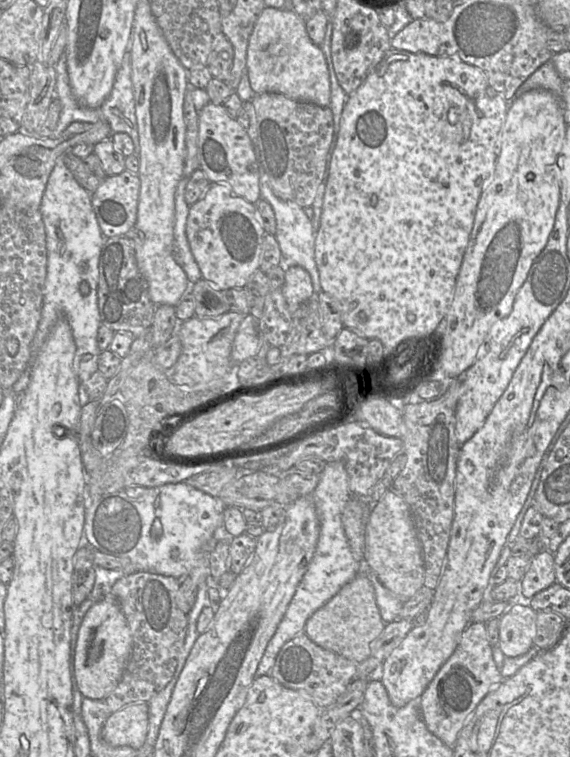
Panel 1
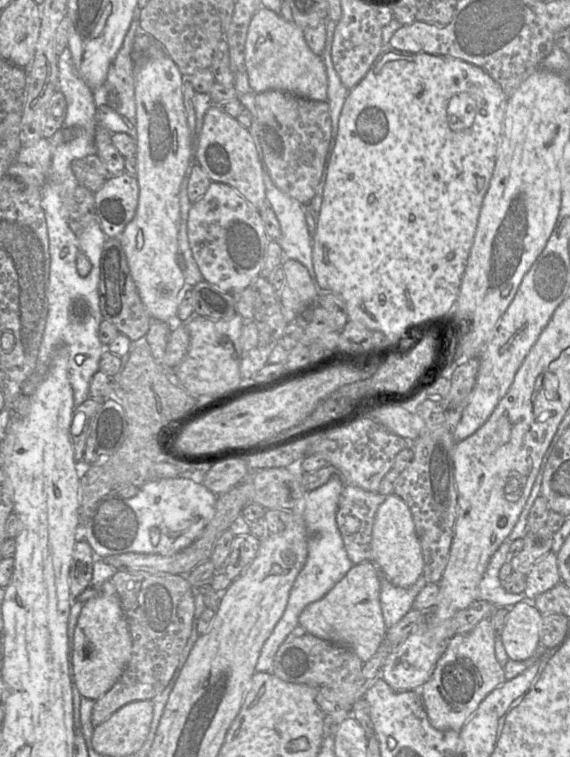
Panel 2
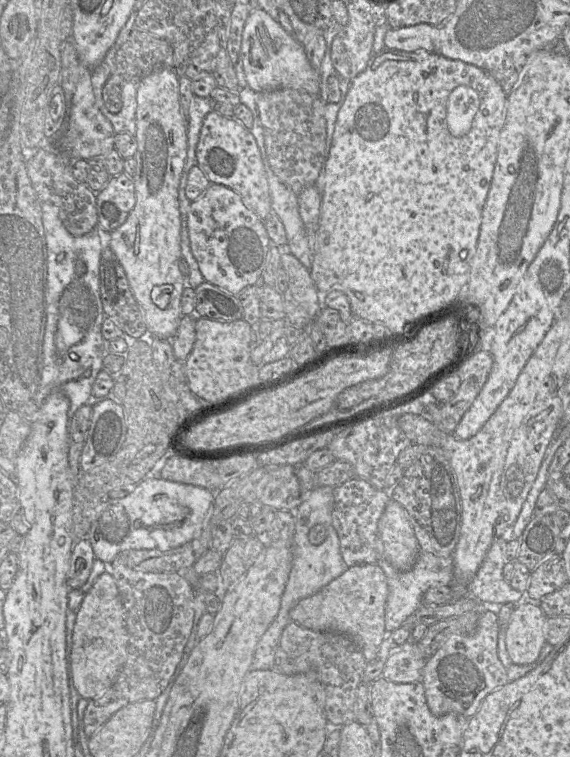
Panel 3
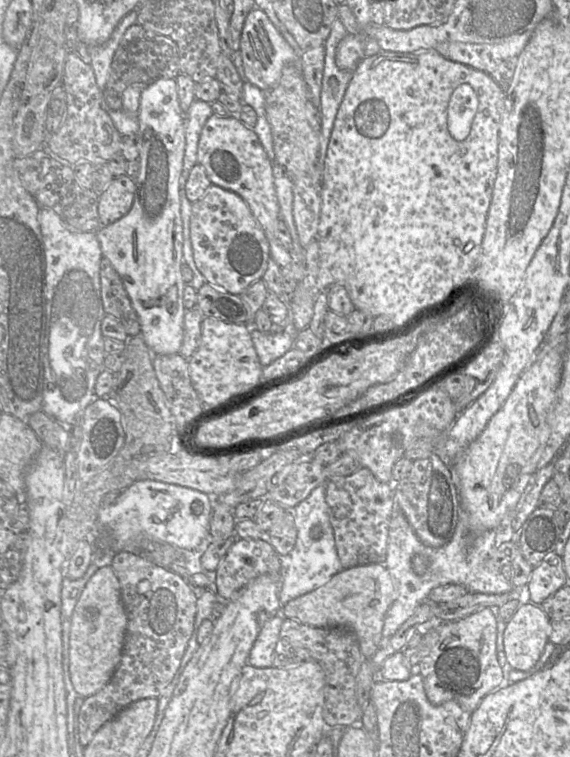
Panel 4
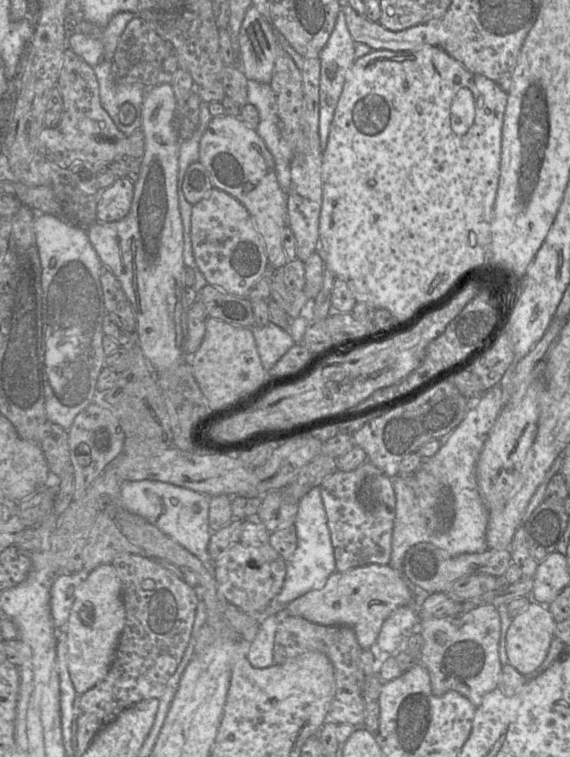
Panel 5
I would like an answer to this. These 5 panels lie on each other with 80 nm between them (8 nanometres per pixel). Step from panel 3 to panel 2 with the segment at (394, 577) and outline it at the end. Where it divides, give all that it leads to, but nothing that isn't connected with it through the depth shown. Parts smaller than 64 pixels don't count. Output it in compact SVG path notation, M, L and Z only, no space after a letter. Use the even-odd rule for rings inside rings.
M378 568L377 574L381 585L381 609L388 629L397 624L412 609L416 596L428 583L421 576L412 586L401 588L393 585Z

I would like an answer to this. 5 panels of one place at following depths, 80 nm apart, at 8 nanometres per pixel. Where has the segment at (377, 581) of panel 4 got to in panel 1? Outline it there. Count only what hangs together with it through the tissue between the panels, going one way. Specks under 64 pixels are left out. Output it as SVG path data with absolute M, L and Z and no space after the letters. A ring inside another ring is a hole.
M361 569L357 576L318 609L305 625L305 633L314 643L357 663L369 657L371 644L379 637L386 624L381 618L375 589L366 571L369 570Z

